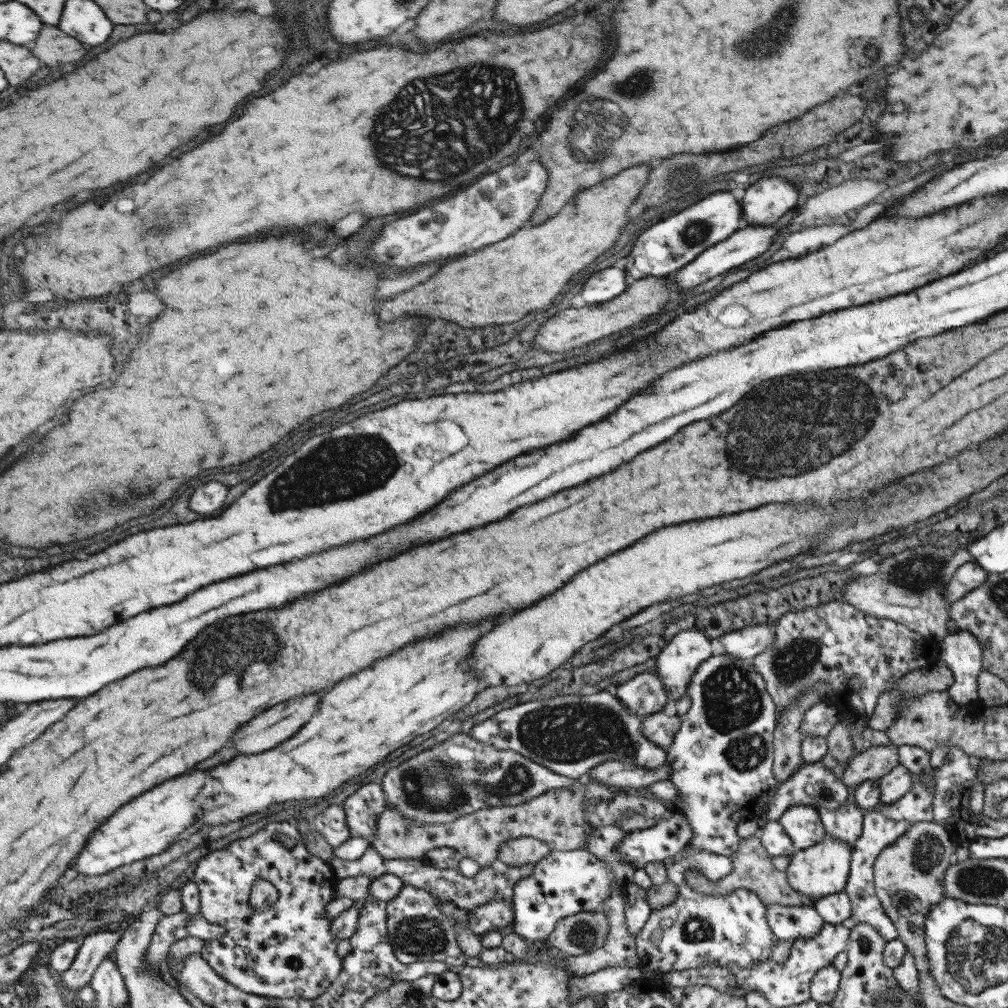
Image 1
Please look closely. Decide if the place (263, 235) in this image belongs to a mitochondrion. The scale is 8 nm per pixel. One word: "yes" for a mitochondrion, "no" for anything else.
no

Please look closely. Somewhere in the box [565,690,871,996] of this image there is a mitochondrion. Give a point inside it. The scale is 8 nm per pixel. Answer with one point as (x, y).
(696, 929)

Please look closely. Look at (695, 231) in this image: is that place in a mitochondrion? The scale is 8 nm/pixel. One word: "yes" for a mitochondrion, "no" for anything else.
yes

